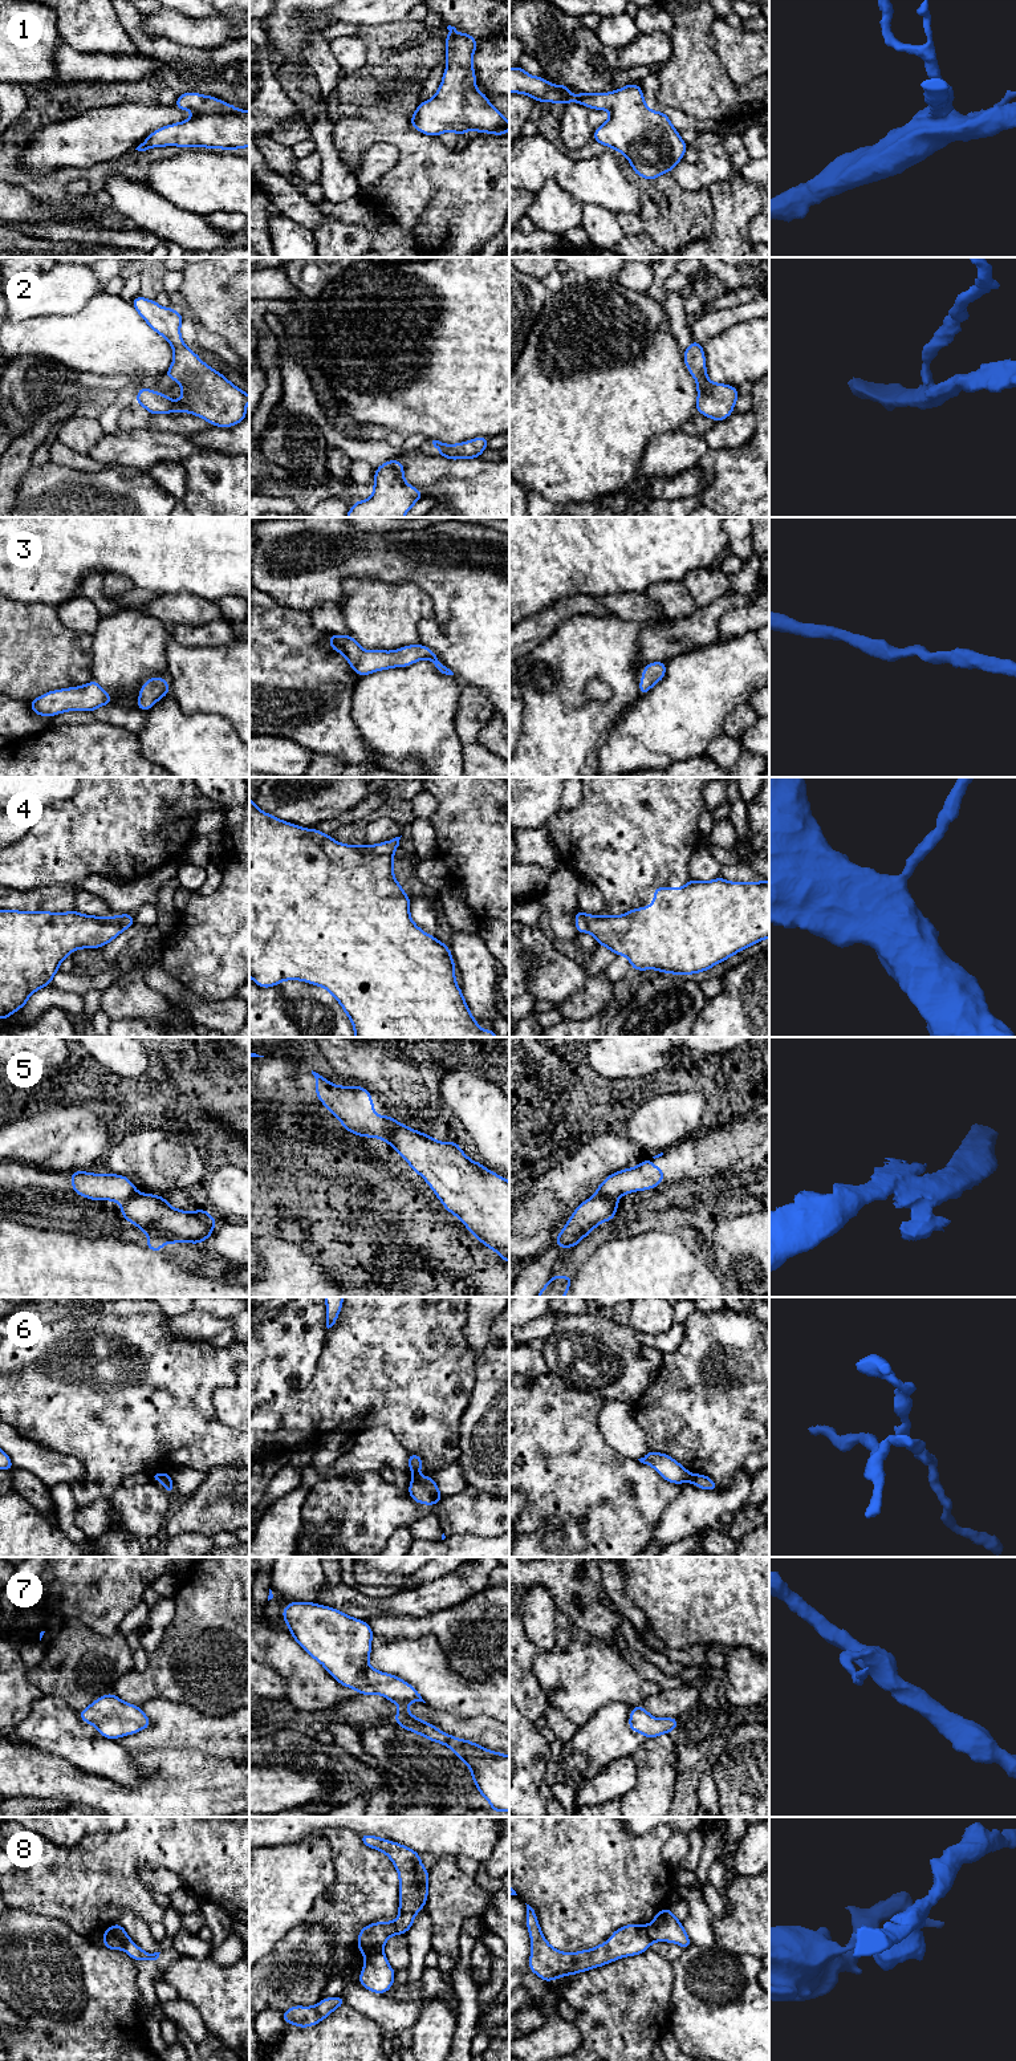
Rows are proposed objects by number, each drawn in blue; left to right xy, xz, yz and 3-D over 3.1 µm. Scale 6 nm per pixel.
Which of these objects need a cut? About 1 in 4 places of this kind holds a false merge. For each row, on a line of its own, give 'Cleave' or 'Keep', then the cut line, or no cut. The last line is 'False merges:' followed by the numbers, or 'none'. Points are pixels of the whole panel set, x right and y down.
1: Keep. No split
2: Keep. No split
3: Keep. No split
4: Keep. No split
5: Cleave. Split along xz (385, 1118), (387, 1141)
6: Cleave. Split along yz (693, 1475), (690, 1480)
7: Keep. No split
8: Cleave. Split along xy (109, 1929), (121, 1939), (124, 1948)
False merges: 5, 6, 8

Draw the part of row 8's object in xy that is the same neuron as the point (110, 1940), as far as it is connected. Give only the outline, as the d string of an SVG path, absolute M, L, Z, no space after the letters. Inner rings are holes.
M110 1928L103 1930L103 1948L123 1950L123 1942Z

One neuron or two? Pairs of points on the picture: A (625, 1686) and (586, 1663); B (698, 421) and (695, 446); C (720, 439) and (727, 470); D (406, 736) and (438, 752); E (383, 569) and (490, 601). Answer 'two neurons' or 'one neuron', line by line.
A: one neuron
B: two neurons
C: two neurons
D: one neuron
E: one neuron

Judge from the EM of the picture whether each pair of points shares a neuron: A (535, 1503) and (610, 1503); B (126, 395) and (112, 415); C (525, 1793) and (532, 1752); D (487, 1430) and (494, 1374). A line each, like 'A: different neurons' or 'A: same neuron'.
A: same neuron
B: same neuron
C: same neuron
D: same neuron

